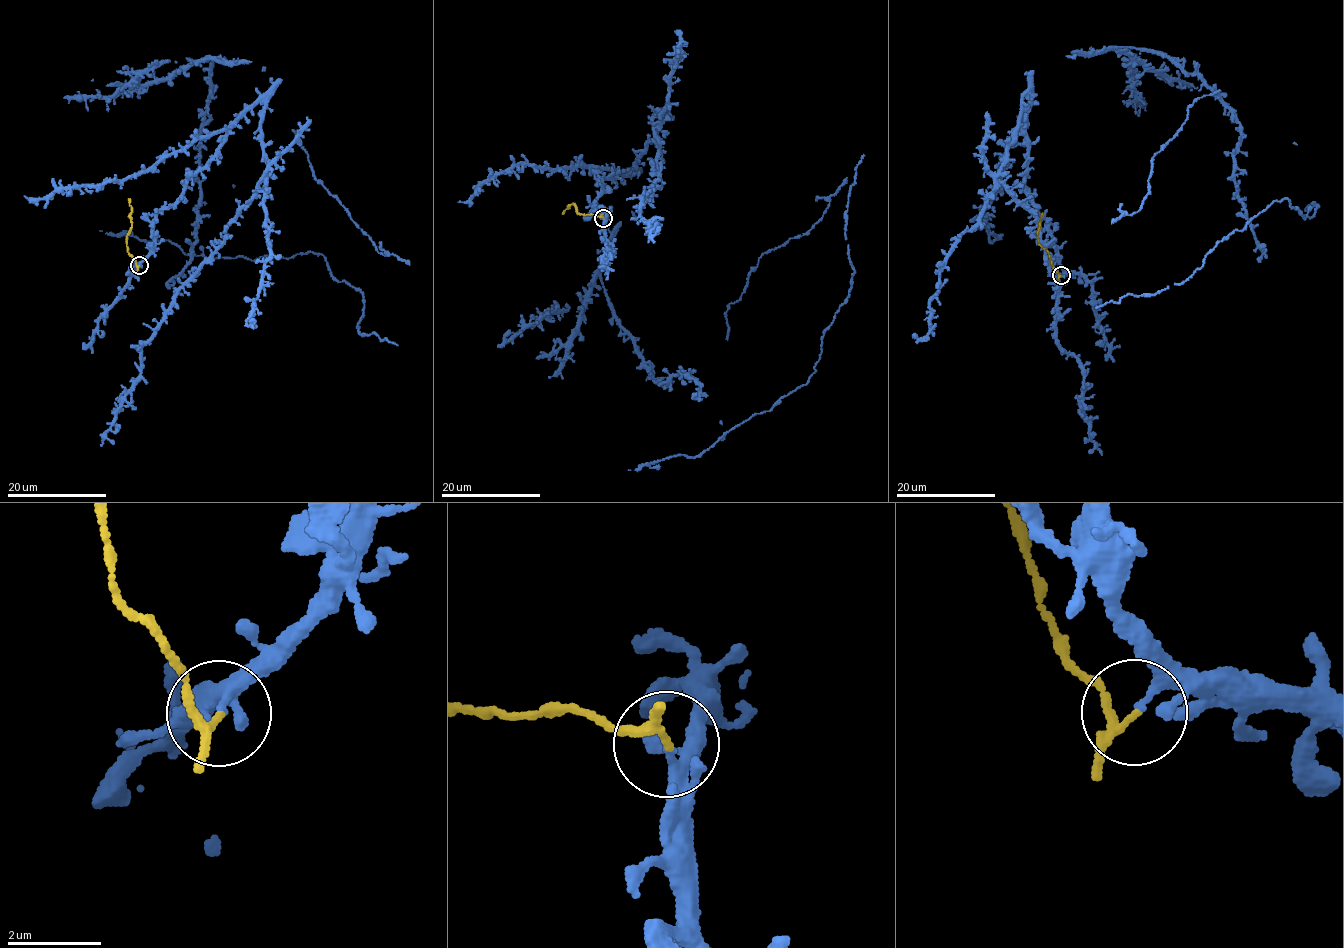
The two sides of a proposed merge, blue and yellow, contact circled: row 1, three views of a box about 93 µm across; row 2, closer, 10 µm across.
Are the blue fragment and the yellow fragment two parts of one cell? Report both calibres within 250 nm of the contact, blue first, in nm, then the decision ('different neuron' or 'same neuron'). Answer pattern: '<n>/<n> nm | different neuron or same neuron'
240/130 nm | different neuron

